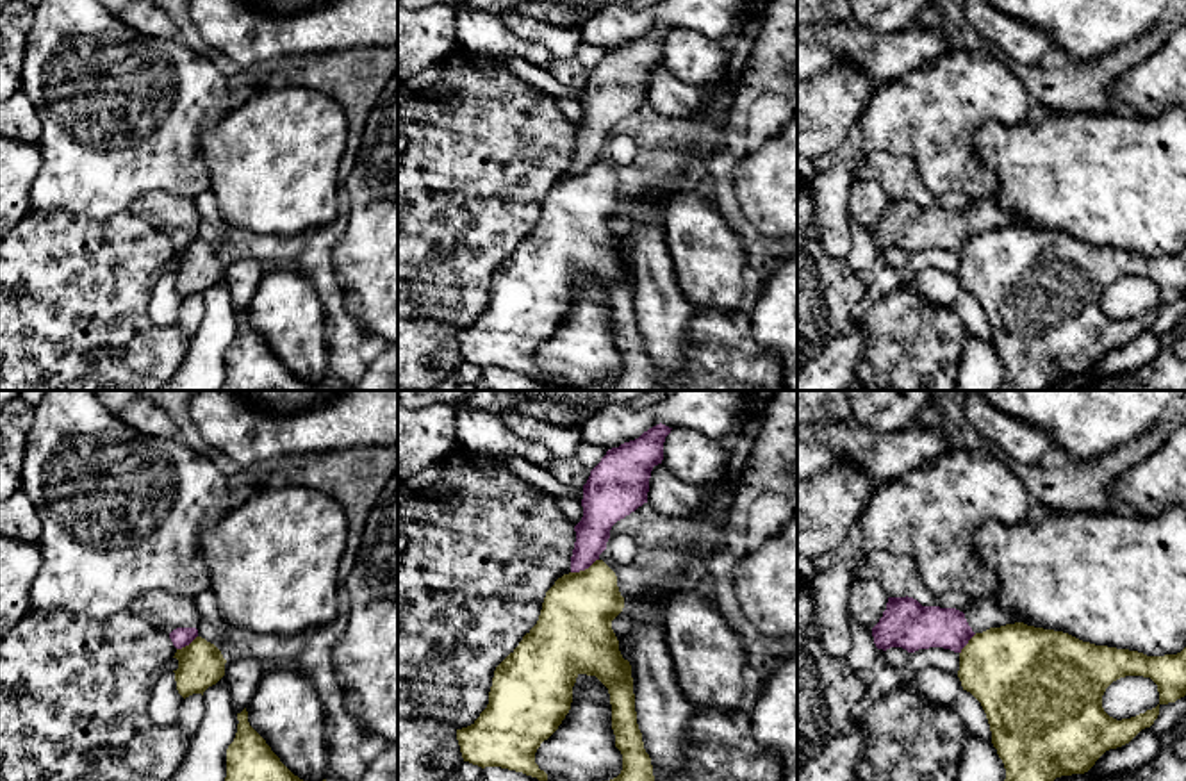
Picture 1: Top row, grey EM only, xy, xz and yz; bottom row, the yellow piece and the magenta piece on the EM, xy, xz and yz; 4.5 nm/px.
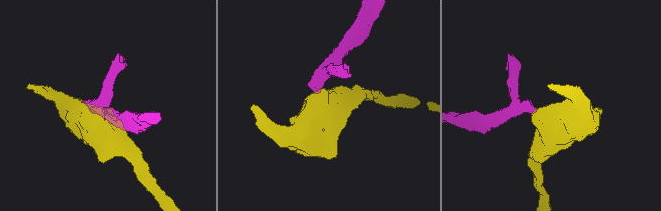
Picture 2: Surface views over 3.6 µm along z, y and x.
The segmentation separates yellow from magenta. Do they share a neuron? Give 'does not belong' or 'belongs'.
does not belong

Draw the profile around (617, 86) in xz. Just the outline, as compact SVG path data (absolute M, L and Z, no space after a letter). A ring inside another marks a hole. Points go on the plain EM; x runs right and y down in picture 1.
M656 25L638 39L612 48L583 86L583 118L574 127L571 173L589 169L606 150L612 127L647 103L649 78L663 61L663 43L672 29Z

